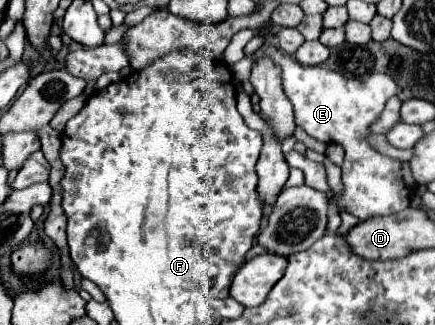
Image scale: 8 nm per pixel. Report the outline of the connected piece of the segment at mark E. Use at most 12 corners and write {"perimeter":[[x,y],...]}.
{"perimeter":[[269,44],[295,124],[343,146],[337,204],[359,220],[405,210],[409,162],[367,142],[397,84],[301,66]]}

